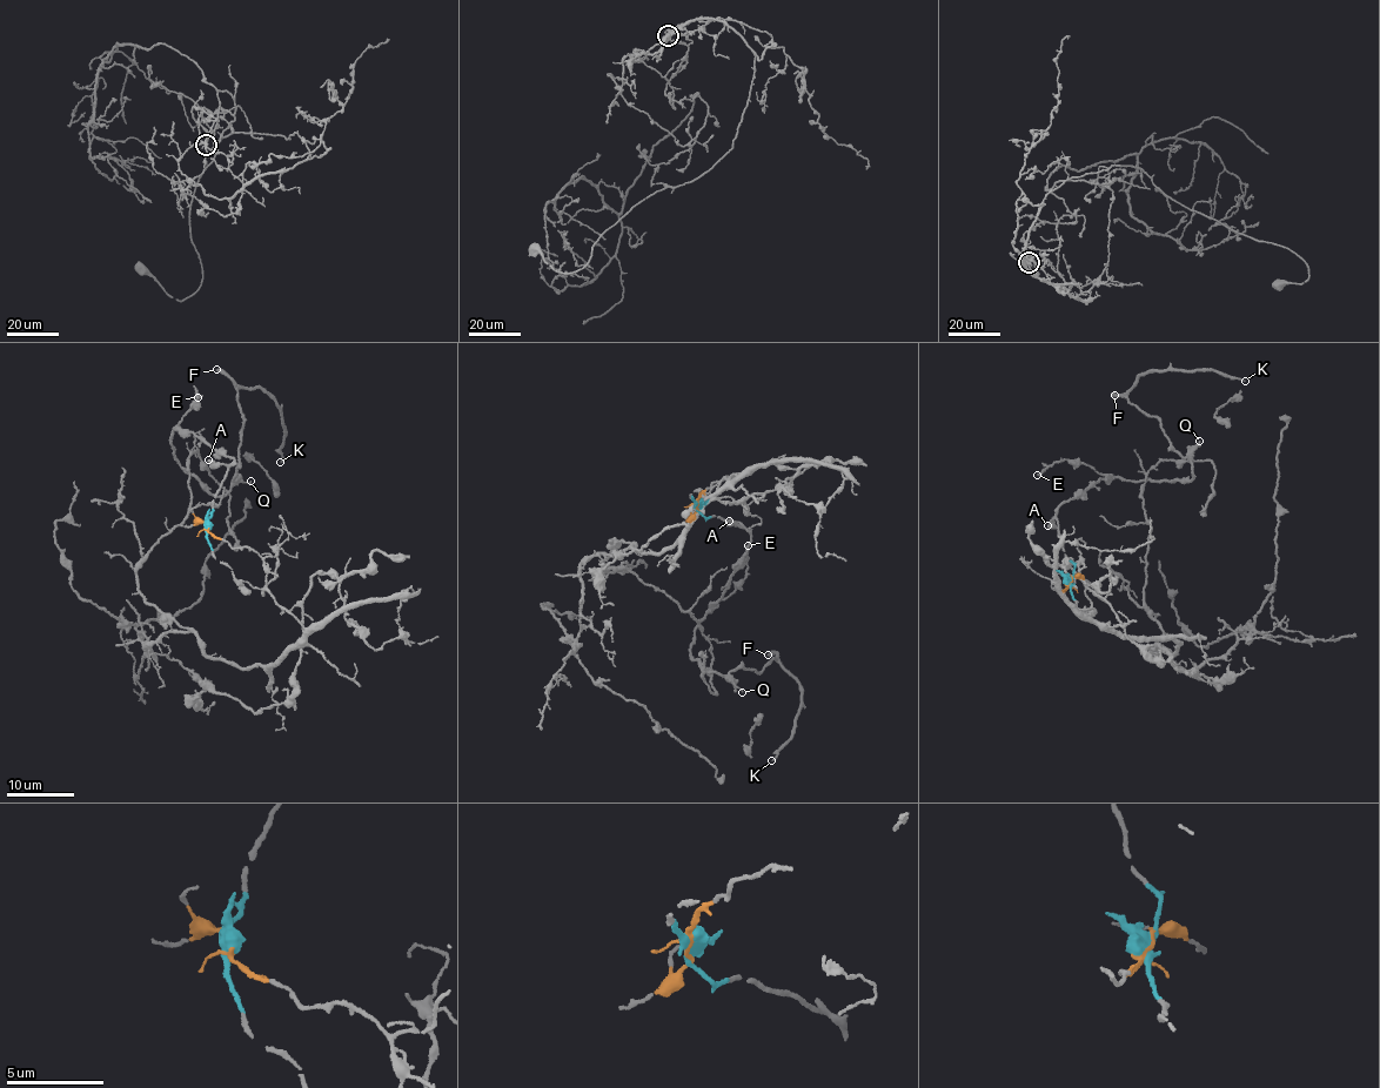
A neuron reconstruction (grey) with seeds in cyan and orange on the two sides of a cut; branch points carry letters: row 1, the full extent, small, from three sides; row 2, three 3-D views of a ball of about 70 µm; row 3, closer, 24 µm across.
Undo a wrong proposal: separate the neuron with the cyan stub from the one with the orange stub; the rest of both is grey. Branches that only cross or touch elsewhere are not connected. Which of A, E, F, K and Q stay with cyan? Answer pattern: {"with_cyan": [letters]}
{"with_cyan": ["A", "E", "F", "K", "Q"]}

